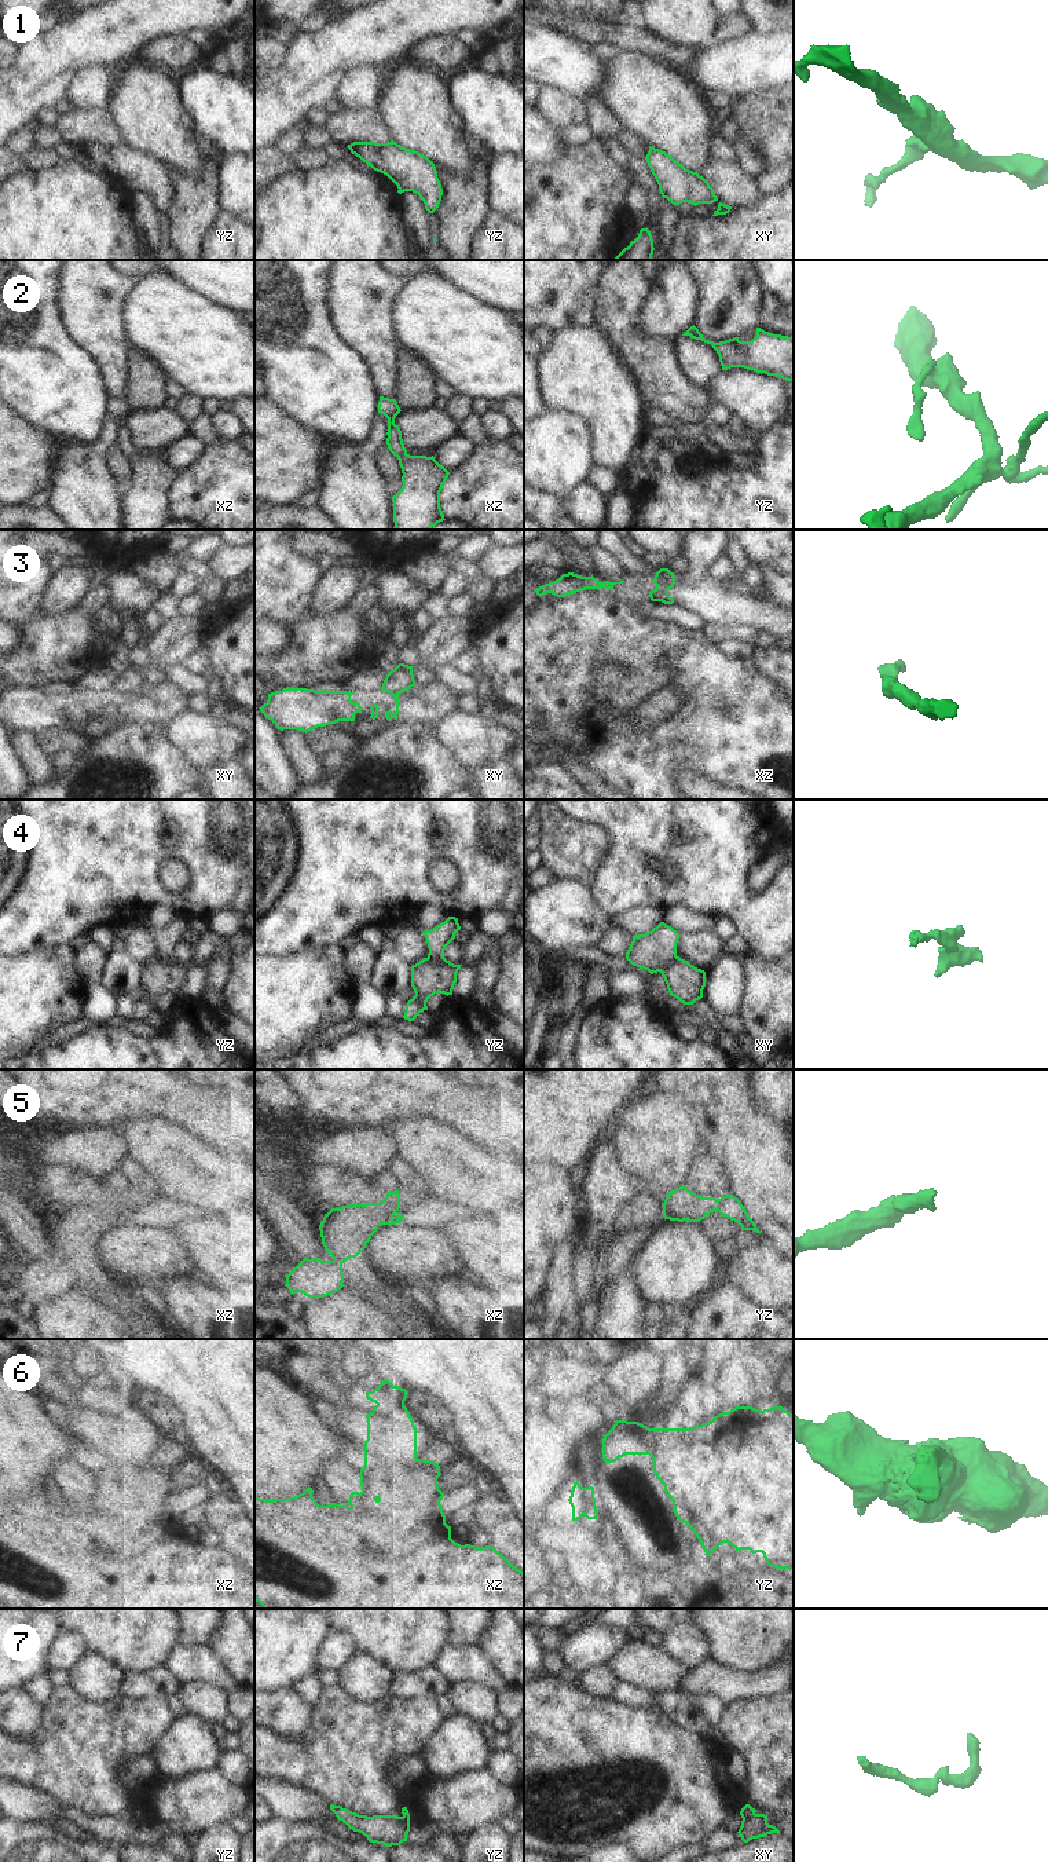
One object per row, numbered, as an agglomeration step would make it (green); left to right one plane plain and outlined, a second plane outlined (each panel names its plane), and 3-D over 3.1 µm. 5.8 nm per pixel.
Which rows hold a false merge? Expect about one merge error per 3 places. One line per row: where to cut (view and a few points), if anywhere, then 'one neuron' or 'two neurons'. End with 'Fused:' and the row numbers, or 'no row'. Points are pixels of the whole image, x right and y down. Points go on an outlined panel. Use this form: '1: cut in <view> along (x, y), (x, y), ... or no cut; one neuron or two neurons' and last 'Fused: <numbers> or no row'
1: no cut; one neuron
2: no cut; one neuron
3: cut in xz along (656, 588), (663, 588), (667, 592); two neurons
4: cut in xy along (677, 957), (659, 970); two neurons
5: no cut; one neuron
6: cut in xz along (416, 1458), (409, 1484), (394, 1496), (362, 1497); two neurons
7: cut in xy along (754, 1813), (743, 1818); two neurons
Fused: 3, 4, 6, 7

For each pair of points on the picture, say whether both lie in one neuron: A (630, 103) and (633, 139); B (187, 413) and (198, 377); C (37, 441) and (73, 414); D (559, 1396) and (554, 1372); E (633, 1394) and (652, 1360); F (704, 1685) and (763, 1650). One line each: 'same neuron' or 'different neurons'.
A: different neurons
B: different neurons
C: different neurons
D: same neuron
E: same neuron
F: different neurons

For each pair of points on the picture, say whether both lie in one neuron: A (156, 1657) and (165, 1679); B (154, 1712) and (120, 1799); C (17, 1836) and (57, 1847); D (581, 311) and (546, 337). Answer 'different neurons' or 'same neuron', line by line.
A: different neurons
B: same neuron
C: same neuron
D: different neurons

